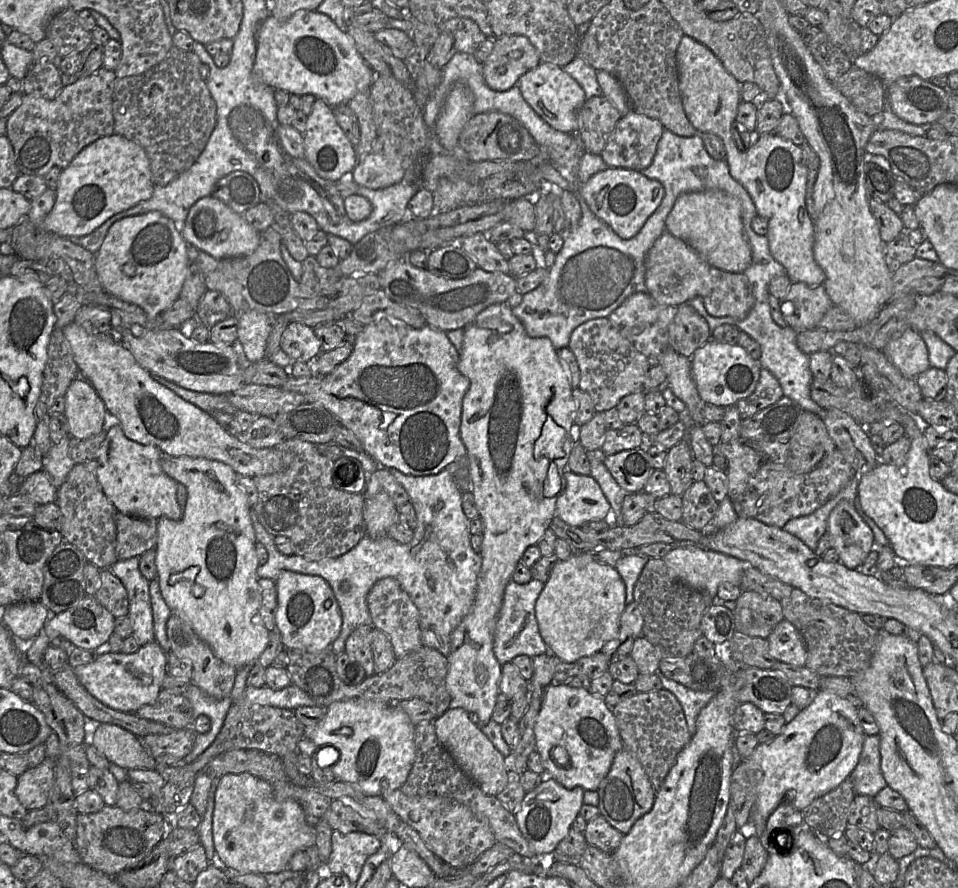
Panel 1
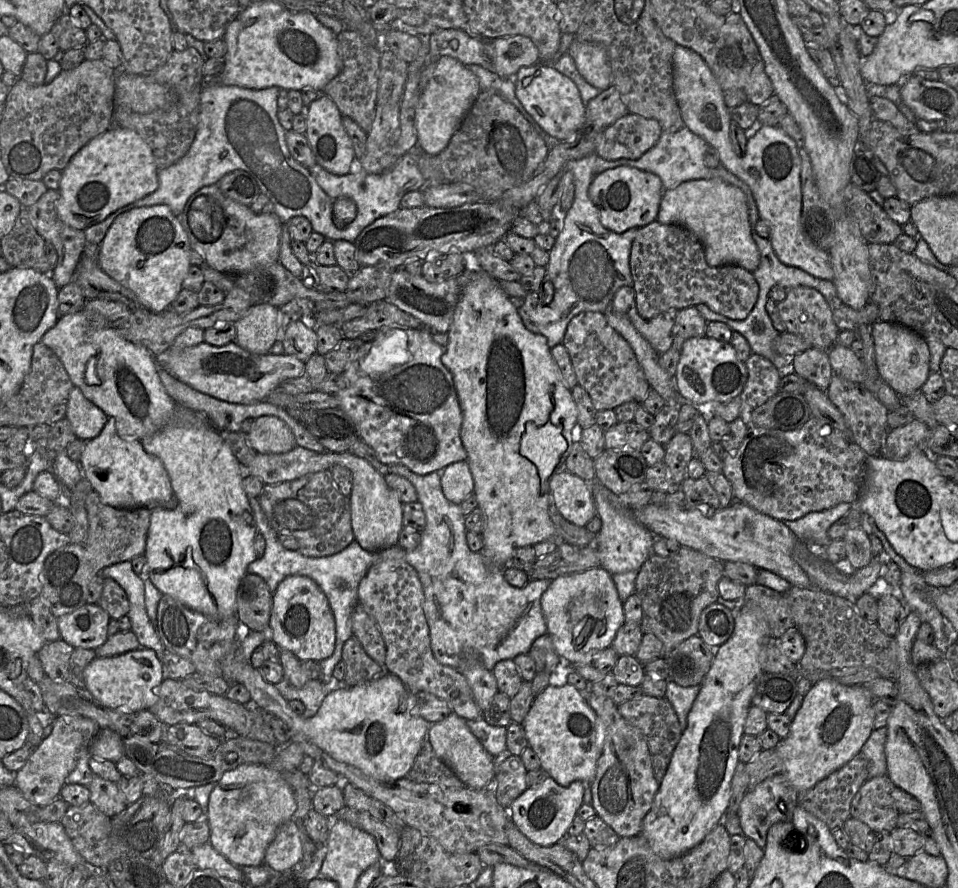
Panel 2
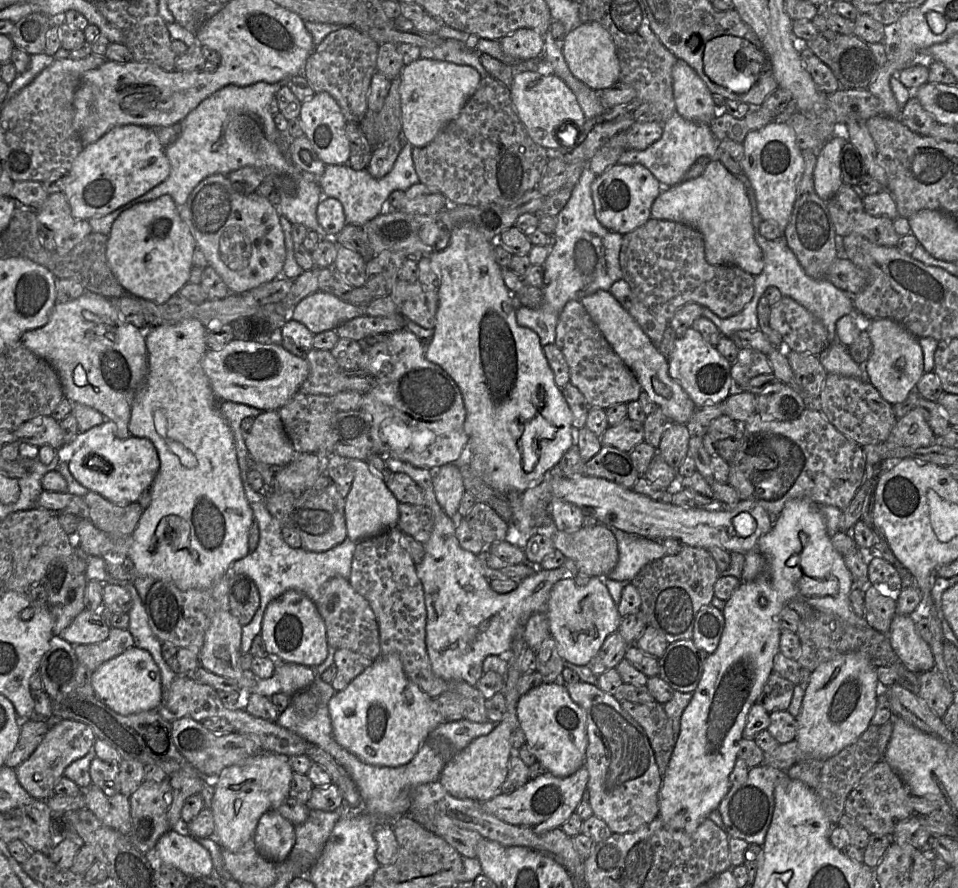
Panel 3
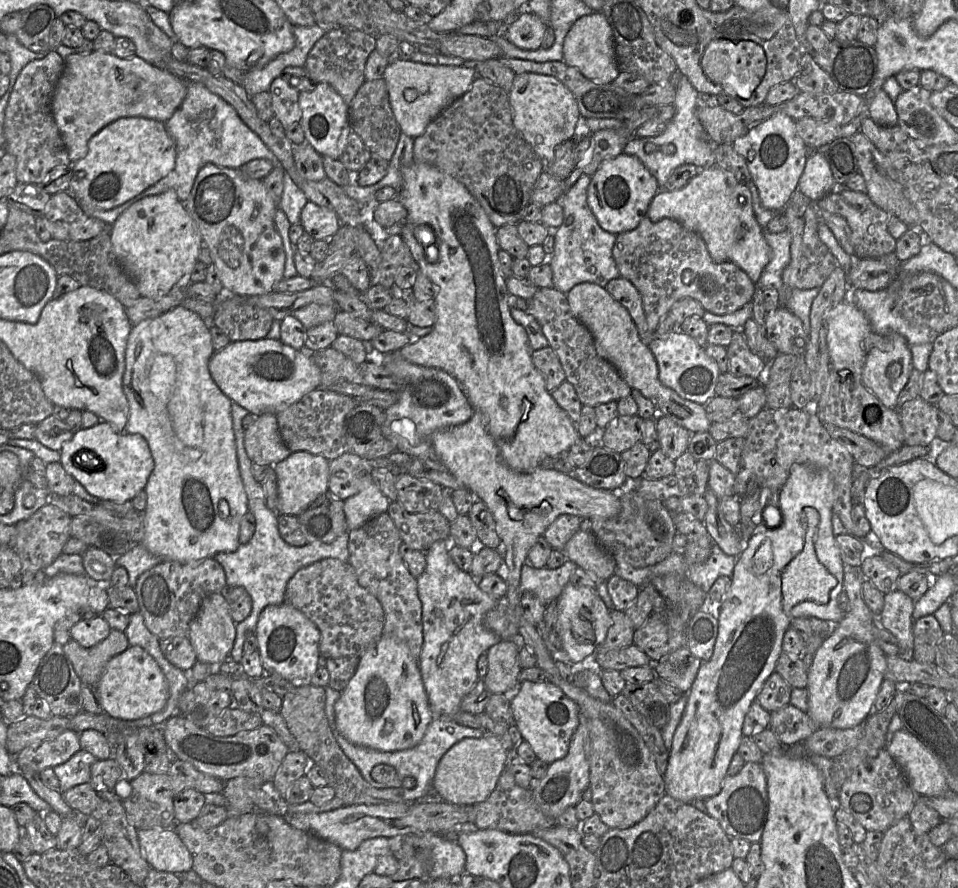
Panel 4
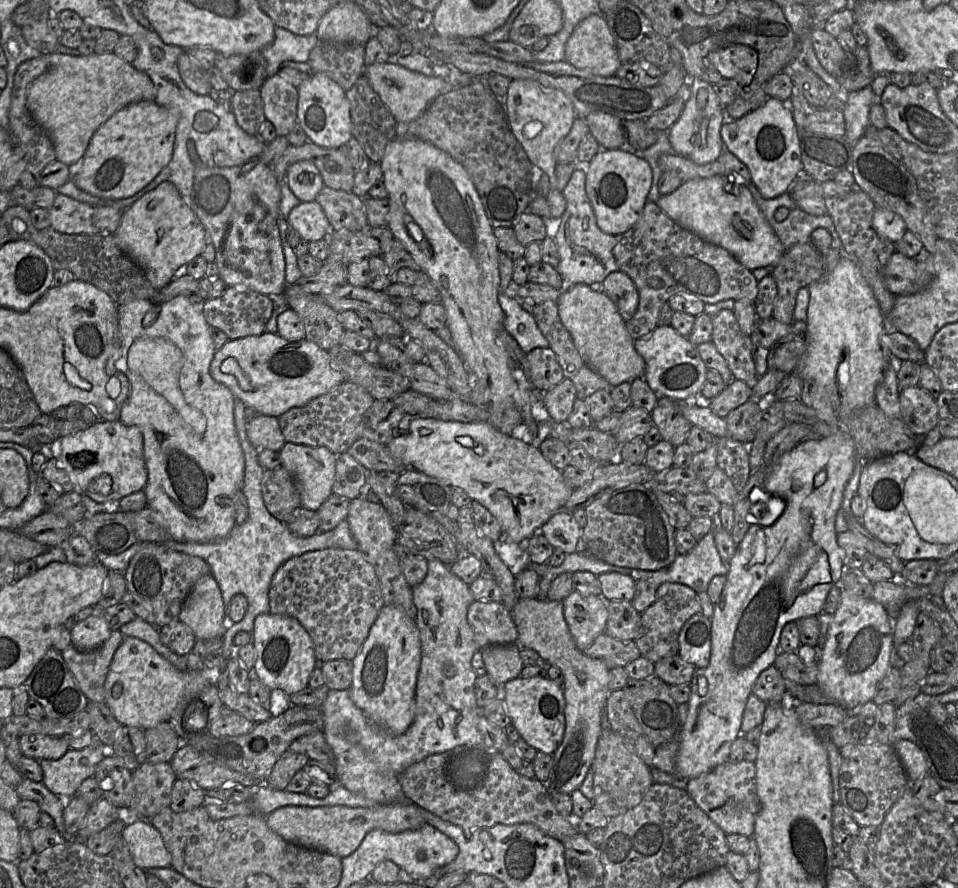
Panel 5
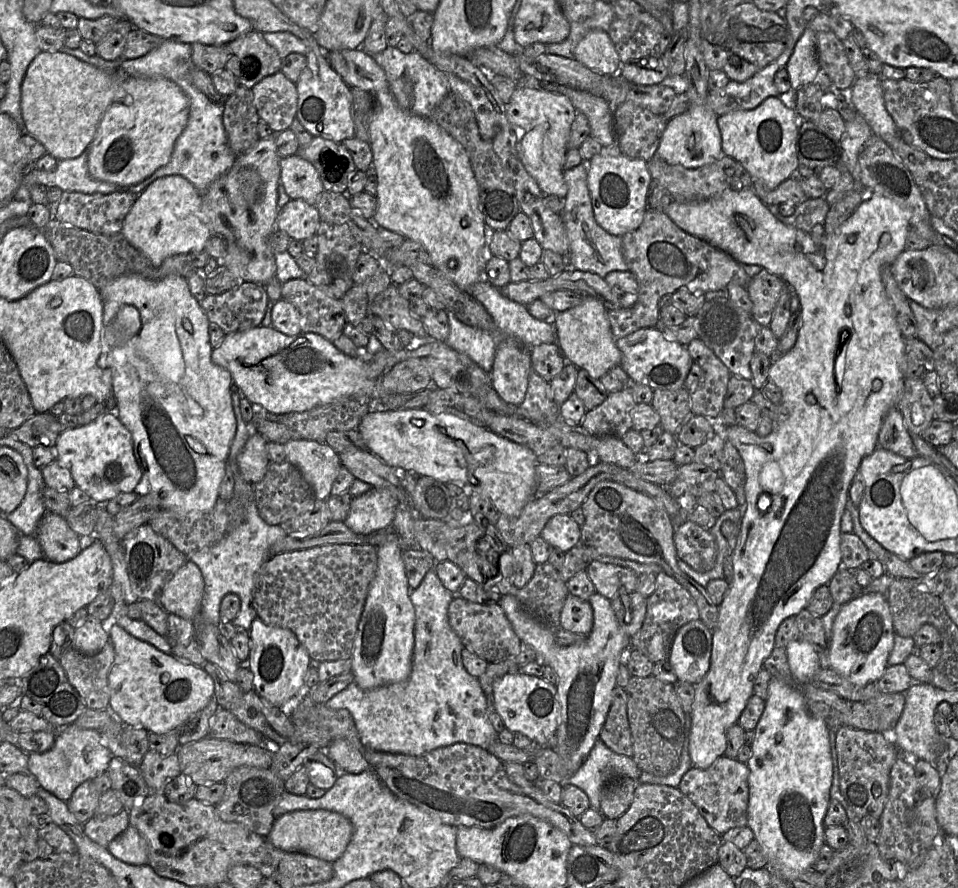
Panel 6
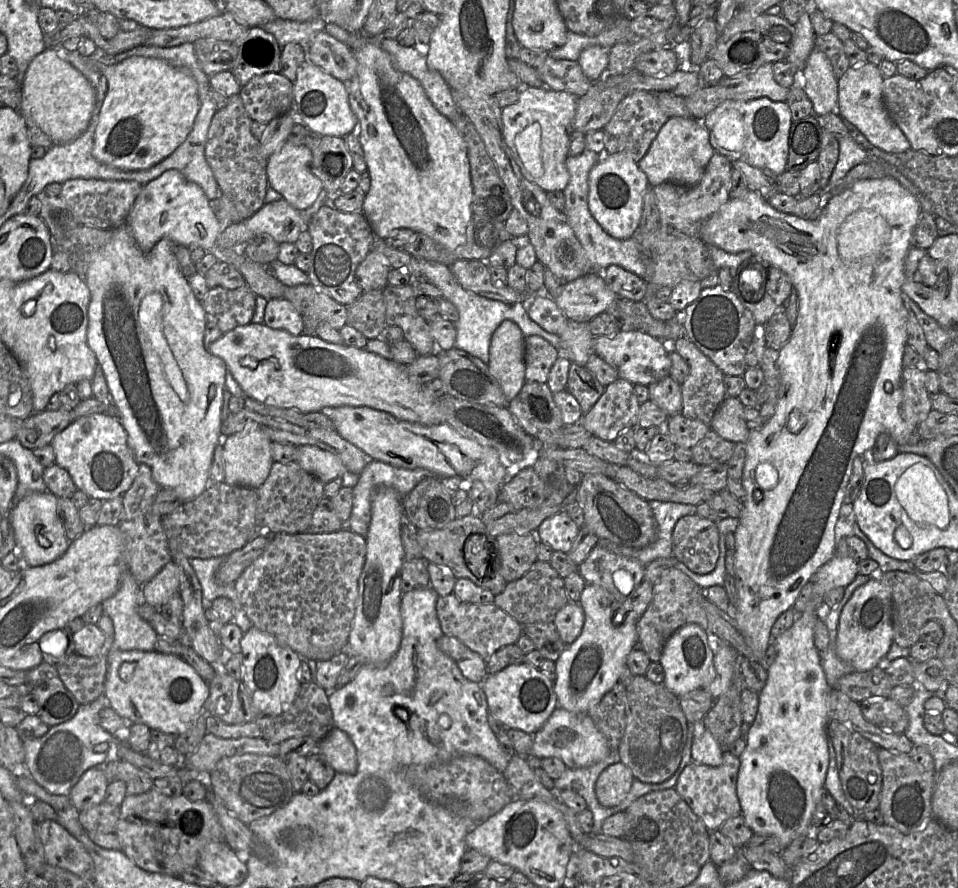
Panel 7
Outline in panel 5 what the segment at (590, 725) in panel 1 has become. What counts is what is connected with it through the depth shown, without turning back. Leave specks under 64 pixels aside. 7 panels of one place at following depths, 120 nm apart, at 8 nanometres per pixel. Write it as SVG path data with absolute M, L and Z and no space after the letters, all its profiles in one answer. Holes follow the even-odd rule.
M517 677L502 687L502 699L511 724L520 737L537 751L553 754L561 744L565 732L565 696L562 686L549 678Z

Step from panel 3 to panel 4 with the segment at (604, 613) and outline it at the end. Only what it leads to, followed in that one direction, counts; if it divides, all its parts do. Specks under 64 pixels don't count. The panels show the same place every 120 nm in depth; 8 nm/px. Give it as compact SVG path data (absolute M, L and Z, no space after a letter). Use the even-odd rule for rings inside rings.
M568 582L563 588L558 602L558 635L562 649L573 663L582 662L600 646L612 624L610 610L607 608L597 589L574 586Z

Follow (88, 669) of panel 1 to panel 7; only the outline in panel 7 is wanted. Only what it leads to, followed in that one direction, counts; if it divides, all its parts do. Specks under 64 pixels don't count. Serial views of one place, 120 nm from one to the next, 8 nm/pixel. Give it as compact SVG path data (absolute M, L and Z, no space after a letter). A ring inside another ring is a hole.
M103 614L97 626L105 634L108 671L104 696L106 705L128 723L144 724L175 736L185 733L204 710L209 695L208 683L181 657L157 651L122 651L113 647L114 626Z

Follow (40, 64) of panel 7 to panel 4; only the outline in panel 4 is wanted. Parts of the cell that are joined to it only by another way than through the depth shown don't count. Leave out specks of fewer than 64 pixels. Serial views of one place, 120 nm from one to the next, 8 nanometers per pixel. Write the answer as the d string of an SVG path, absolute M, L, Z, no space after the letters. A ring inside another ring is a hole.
M93 51L90 54L71 54L64 60L64 69L52 97L52 115L72 163L86 156L90 139L108 124L121 117L146 117L166 123L187 94L187 83L184 80L138 56L118 58L112 53Z

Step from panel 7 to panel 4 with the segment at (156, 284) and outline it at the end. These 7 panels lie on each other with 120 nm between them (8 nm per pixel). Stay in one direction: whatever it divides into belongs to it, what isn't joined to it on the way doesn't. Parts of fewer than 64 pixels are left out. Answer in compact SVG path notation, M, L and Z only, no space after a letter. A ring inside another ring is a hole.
M181 305L158 317L133 325L127 339L125 370L122 379L123 392L128 400L128 420L124 430L128 434L140 434L143 436L154 460L153 471L144 488L147 495L147 504L144 510L144 537L140 544L150 553L163 560L188 563L205 558L214 558L216 554L222 552L235 552L241 545L239 541L240 524L244 515L248 512L248 499L236 456L236 443L231 415L232 401L217 387L208 369L208 363L213 353L209 323Z

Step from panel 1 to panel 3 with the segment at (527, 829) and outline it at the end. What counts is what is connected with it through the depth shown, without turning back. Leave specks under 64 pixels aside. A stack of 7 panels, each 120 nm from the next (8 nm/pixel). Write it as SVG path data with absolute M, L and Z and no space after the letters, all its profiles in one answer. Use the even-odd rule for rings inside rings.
M582 766L574 774L559 778L549 772L510 794L499 793L490 800L481 802L484 812L495 816L503 822L525 826L537 834L542 834L555 828L560 828L576 811L582 801L584 791L587 789L589 773L586 766Z

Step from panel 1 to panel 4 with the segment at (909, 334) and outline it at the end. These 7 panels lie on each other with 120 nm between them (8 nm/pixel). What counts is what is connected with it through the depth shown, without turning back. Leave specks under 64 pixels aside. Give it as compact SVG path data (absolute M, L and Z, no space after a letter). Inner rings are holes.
M899 334L883 336L890 338L892 349L883 351L879 348L873 348L868 352L862 370L862 381L887 408L897 409L898 396L907 384L910 373L914 369L912 353L909 344L903 336Z

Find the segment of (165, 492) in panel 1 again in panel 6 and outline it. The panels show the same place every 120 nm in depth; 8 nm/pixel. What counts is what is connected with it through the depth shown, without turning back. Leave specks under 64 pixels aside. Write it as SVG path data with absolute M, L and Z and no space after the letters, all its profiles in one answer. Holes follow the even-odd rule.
M105 413L87 425L65 430L58 436L55 448L57 463L70 470L75 485L97 503L107 503L119 494L133 492L142 480L142 471L133 453L131 433L115 414Z

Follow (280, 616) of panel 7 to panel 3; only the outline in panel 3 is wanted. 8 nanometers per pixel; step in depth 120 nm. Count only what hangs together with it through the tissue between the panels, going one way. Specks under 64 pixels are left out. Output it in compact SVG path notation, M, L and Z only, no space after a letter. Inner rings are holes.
M336 576L326 581L315 604L325 622L329 646L335 649L346 648L372 660L381 656L376 616L368 601L351 586L349 579Z

